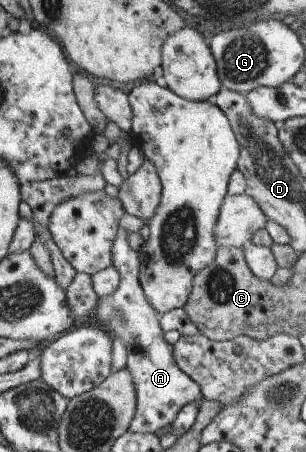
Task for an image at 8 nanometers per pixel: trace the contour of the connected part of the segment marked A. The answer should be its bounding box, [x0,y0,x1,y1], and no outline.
[94,227,202,434]

